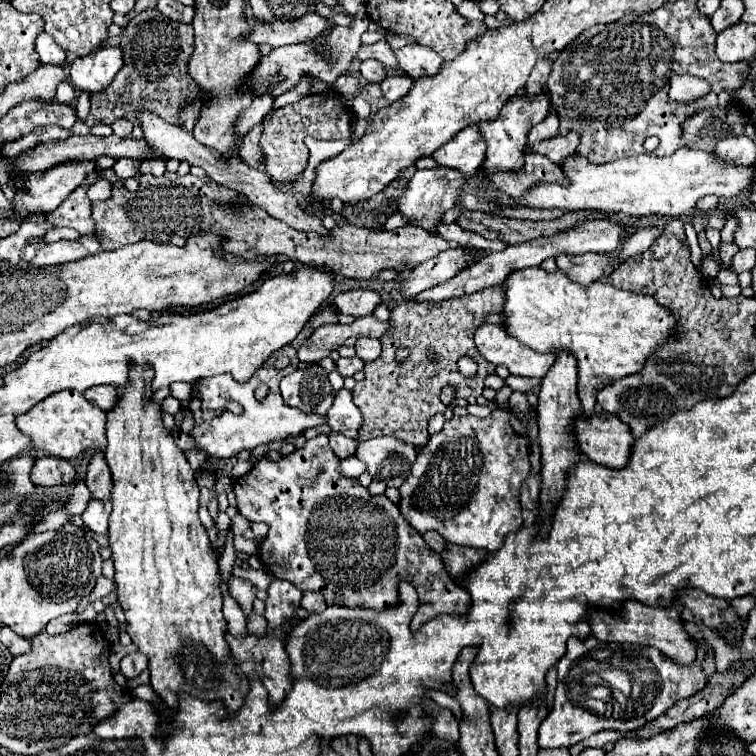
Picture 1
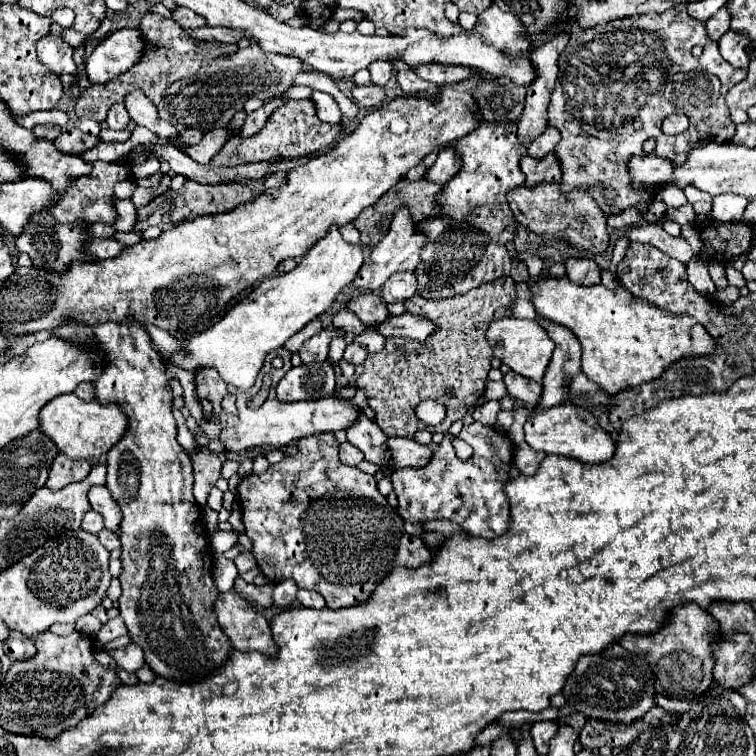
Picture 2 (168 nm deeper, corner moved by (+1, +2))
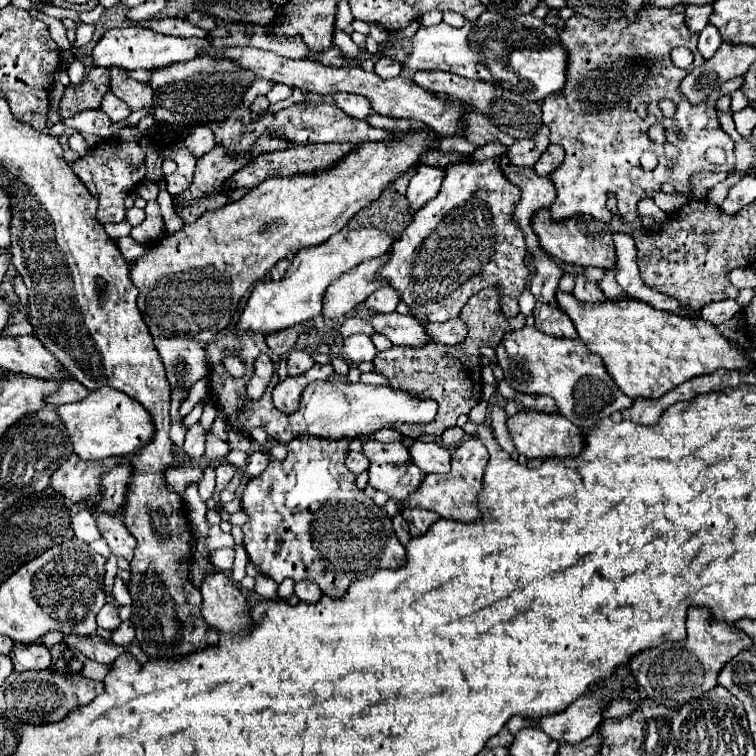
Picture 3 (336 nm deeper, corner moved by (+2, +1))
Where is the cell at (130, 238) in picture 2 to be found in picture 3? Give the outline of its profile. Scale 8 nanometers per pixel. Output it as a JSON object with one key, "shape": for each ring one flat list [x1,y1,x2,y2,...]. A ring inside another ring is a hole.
{"shape":[[148,201,146,205,146,219,142,225,132,229,132,239,142,243,142,245,152,245,156,241,160,241,164,237,164,221,162,221,162,213,160,213,160,205,158,201]]}

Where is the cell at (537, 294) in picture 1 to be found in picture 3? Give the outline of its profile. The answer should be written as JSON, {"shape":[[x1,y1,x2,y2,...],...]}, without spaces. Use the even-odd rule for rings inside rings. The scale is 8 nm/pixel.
{"shape":[[558,291,556,293,556,301,558,307,572,319,578,337,586,343,586,347,600,355,604,361,604,367,608,371,608,375,614,379,614,383,618,385,618,389,628,395,628,397,662,397,666,391,670,391,672,387,678,387,680,383,696,377,696,375,704,375,704,373,712,373,716,369,740,369,746,367,748,361,746,357,736,349,736,345,732,341,728,341,718,329,716,325,704,321,702,317,690,319,690,317,680,317,668,311,660,311,654,309,652,305,640,301,640,299,604,299,600,303,584,303,580,299,576,299,572,293,564,293]]}

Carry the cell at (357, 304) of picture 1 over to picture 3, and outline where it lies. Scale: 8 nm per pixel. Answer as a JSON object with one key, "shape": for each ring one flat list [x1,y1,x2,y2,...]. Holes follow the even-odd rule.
{"shape":[[372,313,368,323,378,331,380,335,386,335,394,345,426,345,430,339,420,327,418,319,412,315,400,315,400,313,390,313,390,315,378,315]]}

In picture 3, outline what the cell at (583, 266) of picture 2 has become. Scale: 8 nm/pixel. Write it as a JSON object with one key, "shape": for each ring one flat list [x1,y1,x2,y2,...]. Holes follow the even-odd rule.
{"shape":[[576,275,574,281,576,281,574,295,576,295,580,301,594,303,594,301,602,301,602,299,604,299,604,293,602,293,602,289,600,289,600,285,598,285,596,281,588,281,584,275]]}

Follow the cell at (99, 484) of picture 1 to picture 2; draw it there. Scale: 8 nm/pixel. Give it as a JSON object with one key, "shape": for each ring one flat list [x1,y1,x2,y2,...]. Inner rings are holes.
{"shape":[[93,486,89,490,89,502,91,502,91,508,103,516,105,528,113,534,119,534,121,510,119,510,117,502,113,500,111,492,107,490,107,486]]}

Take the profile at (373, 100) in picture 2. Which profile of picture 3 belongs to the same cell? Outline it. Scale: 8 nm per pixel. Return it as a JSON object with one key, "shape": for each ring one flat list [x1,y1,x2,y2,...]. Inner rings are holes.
{"shape":[[338,93,334,97,336,105,346,113,346,115,352,115,356,119,366,119,368,113,372,113,372,107,370,107,370,101,366,101,364,97,358,97,358,95,348,95,348,93]]}

